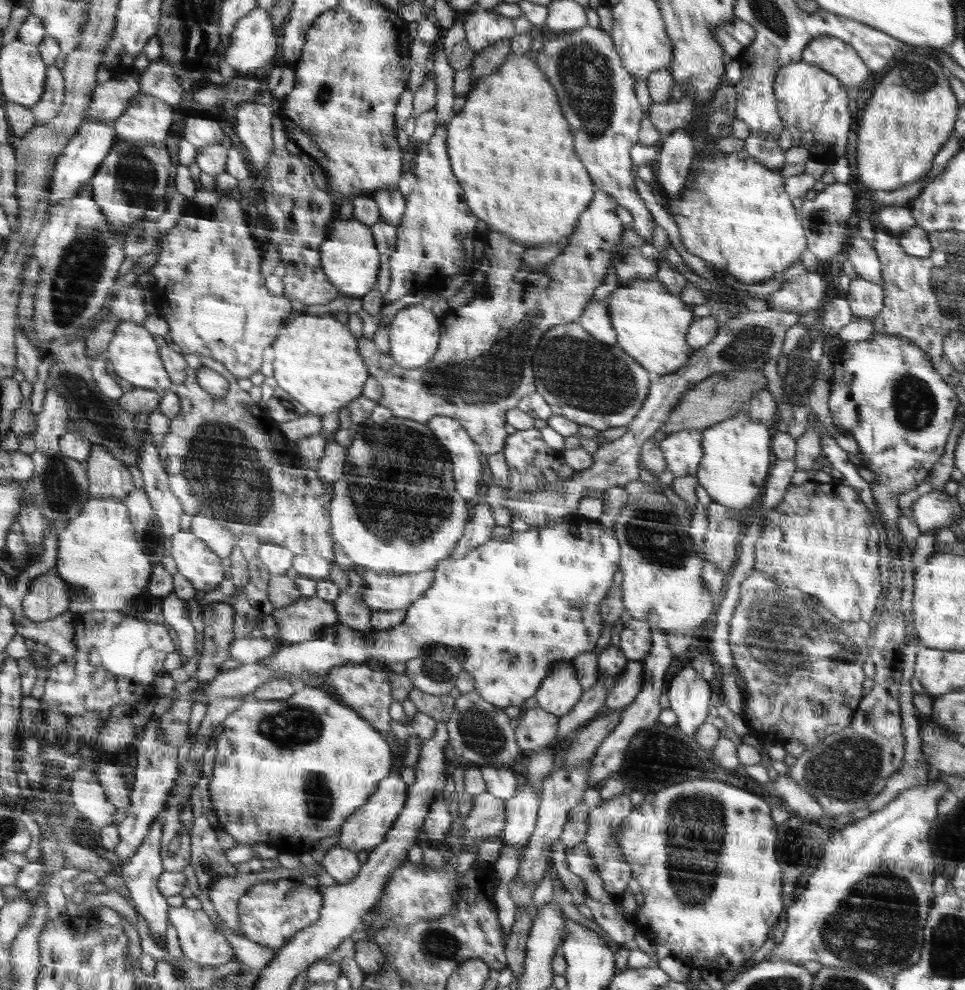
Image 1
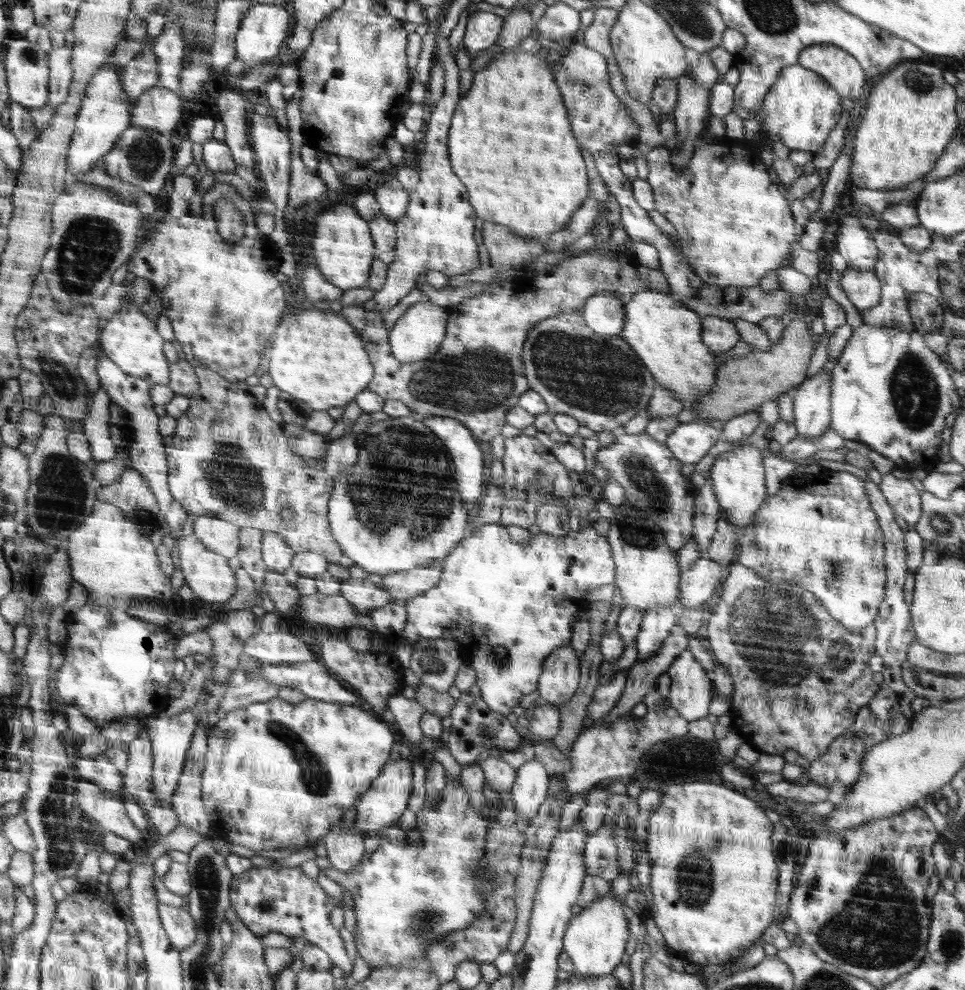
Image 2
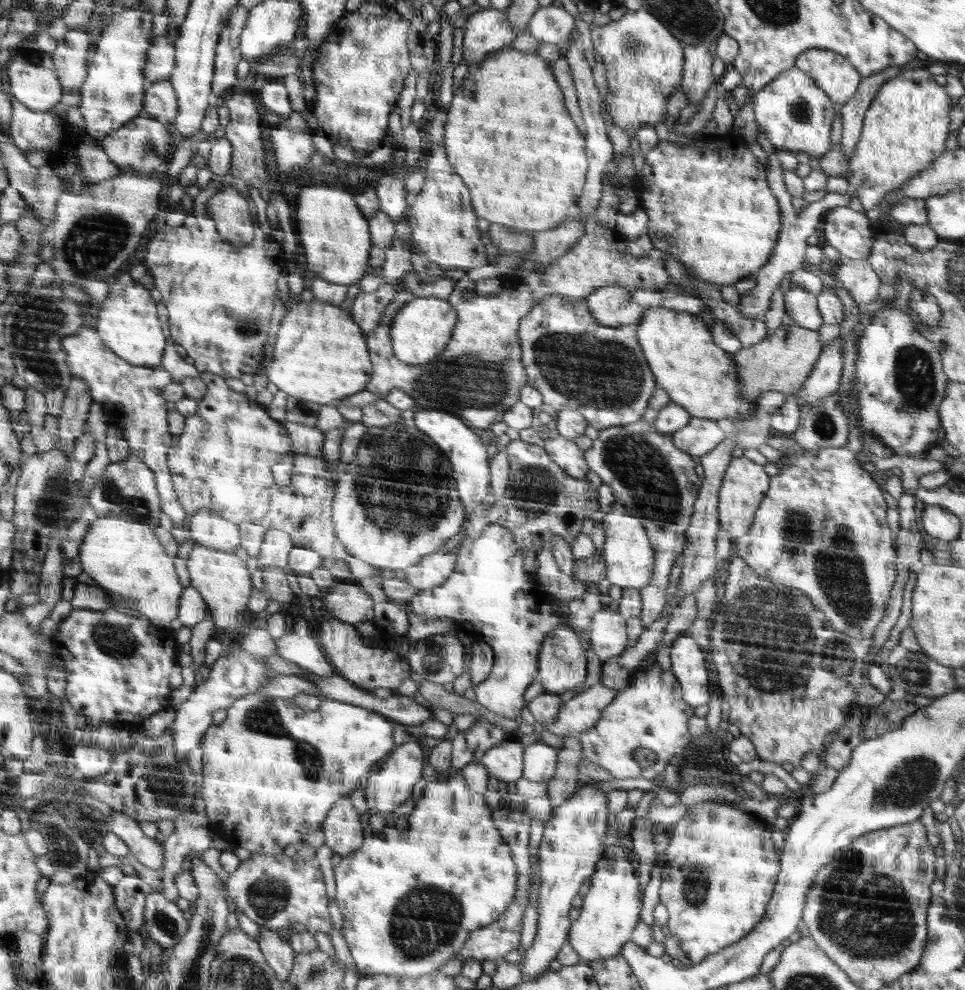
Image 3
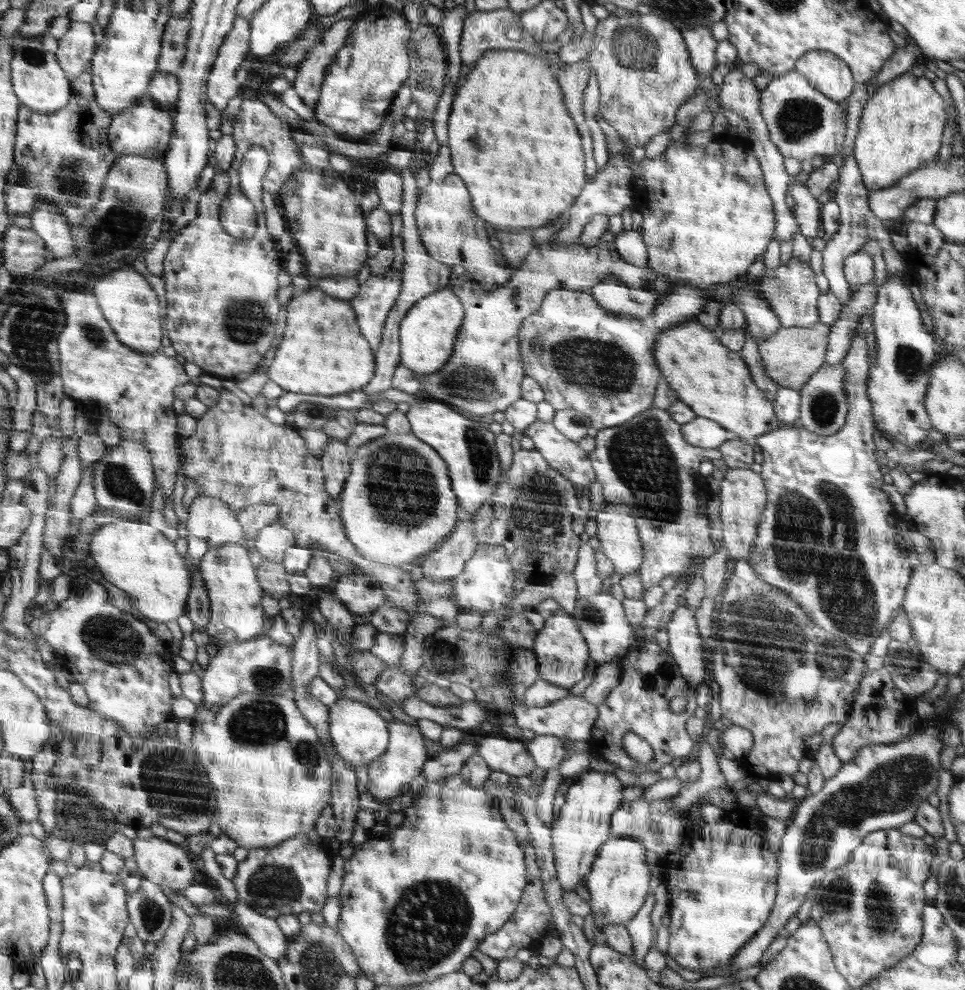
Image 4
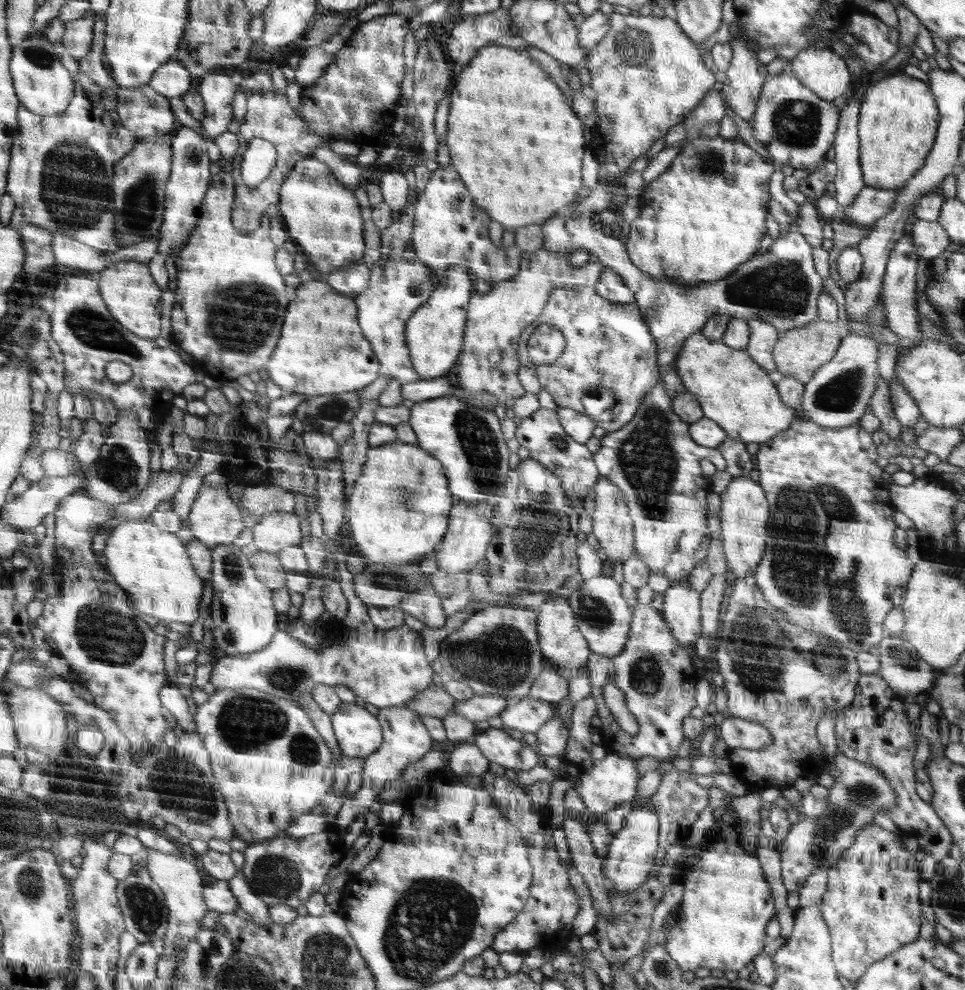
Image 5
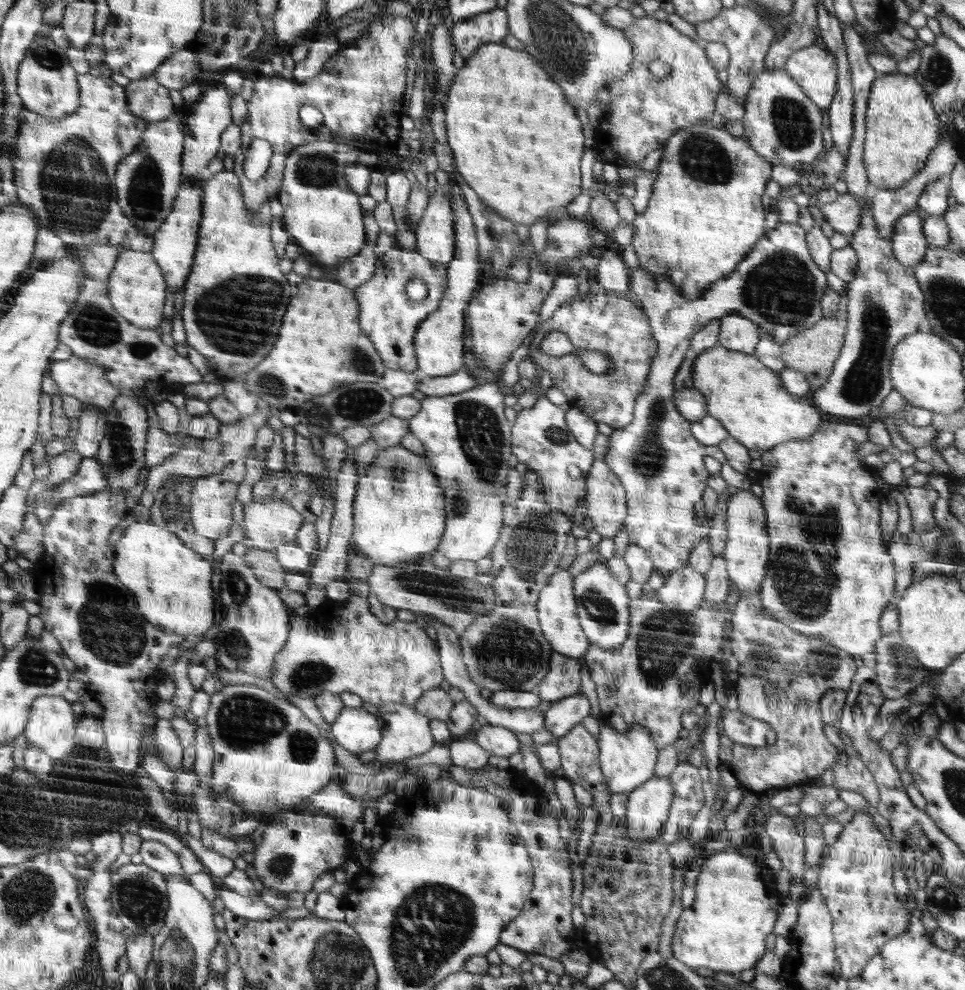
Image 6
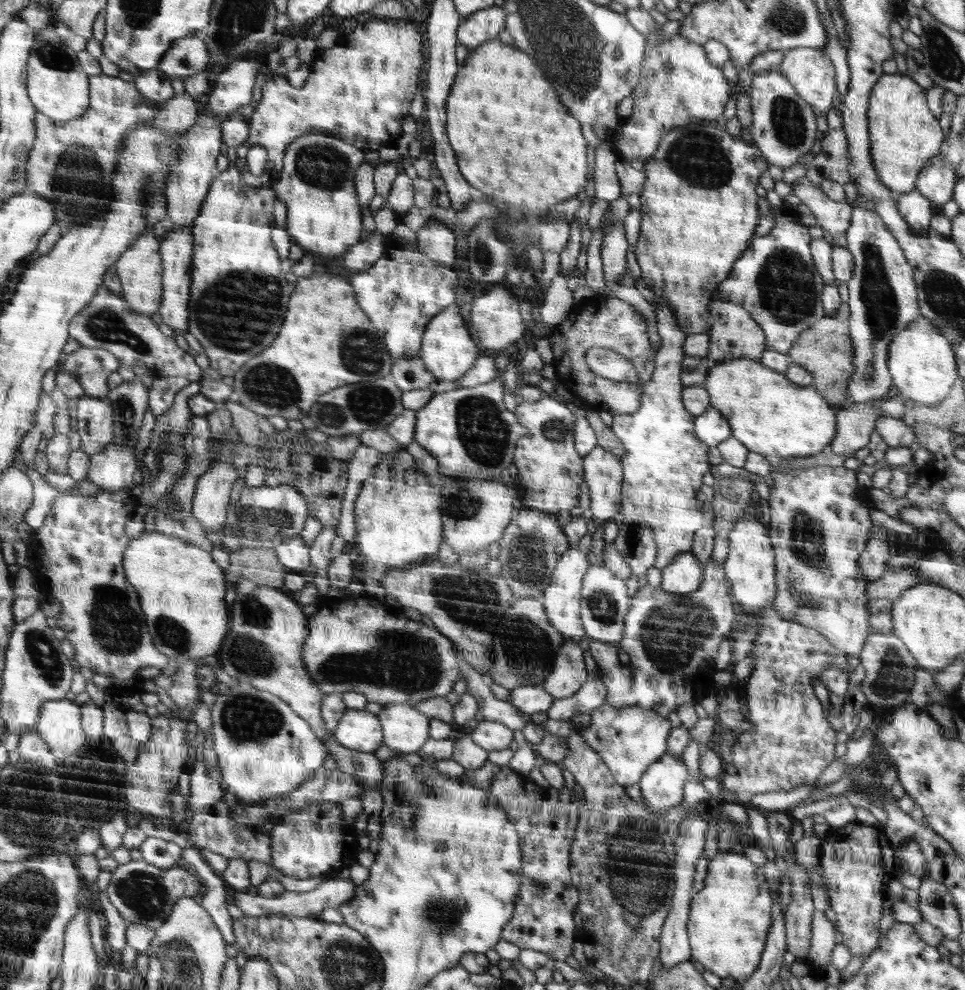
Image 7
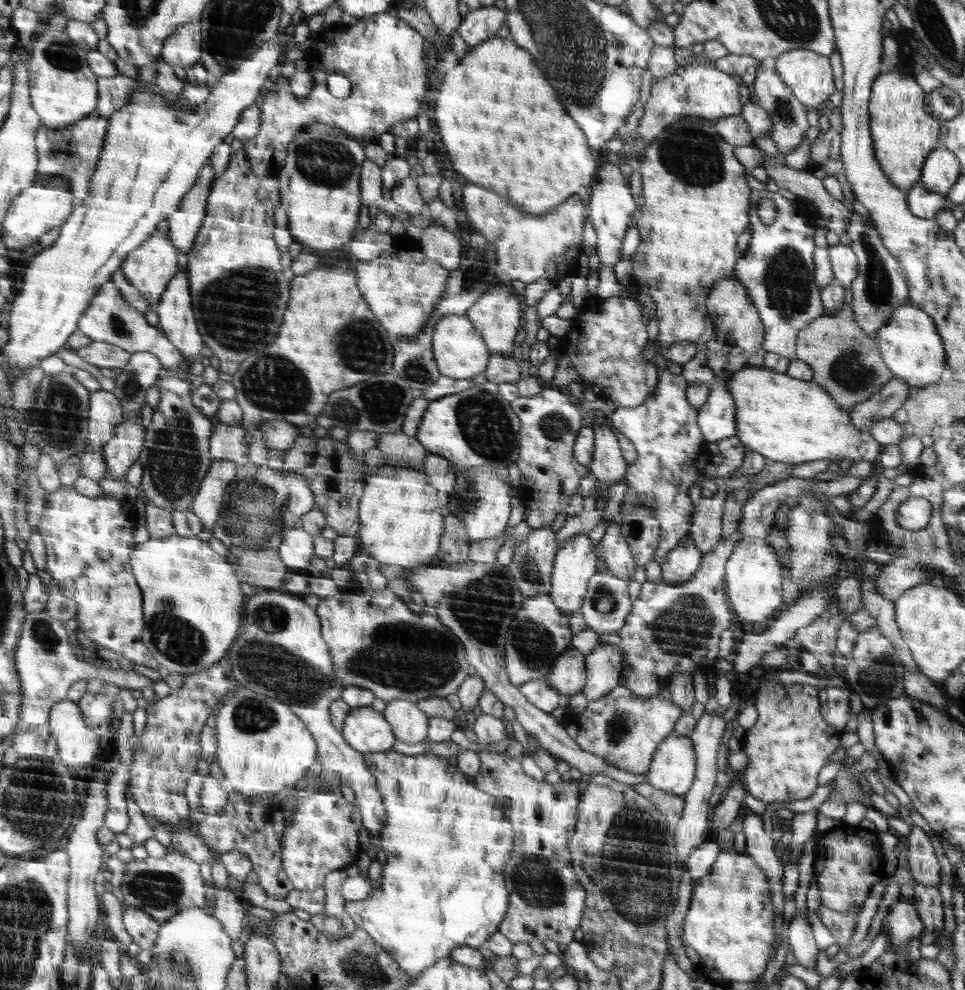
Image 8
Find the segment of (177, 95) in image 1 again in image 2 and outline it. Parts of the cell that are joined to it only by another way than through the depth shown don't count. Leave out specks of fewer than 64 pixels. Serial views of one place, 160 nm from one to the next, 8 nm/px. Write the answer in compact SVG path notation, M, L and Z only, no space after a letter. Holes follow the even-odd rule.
M166 21L162 34L153 39L151 49L156 54L159 77L157 86L179 95L179 76L185 58L183 28L178 21Z

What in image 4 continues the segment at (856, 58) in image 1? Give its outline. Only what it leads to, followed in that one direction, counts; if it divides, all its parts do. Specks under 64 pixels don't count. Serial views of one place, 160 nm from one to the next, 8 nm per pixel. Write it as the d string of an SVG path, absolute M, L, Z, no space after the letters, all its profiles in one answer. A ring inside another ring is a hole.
M808 51L806 55L795 63L795 70L803 73L810 83L832 100L846 102L856 86L851 67L835 53L830 51Z

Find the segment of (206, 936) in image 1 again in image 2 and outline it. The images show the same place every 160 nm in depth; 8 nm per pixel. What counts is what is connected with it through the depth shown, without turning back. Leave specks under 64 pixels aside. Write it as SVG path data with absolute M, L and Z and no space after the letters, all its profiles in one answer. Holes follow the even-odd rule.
M164 903L159 904L159 912L163 927L177 949L186 948L194 944L198 938L198 923L191 912L183 908L174 908Z

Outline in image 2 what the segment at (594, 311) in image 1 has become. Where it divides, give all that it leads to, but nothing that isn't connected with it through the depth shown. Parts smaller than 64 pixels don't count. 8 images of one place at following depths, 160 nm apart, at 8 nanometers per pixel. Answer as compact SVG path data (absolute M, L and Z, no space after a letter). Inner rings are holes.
M602 292L588 299L580 313L594 332L605 337L616 336L624 328L625 303L626 298Z

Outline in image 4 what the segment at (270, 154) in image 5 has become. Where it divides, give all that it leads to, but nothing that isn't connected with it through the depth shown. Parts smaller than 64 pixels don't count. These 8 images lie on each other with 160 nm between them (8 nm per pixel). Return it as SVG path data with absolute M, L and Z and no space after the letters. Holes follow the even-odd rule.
M254 145L241 162L239 169L239 185L254 206L258 219L258 228L250 240L240 240L228 233L219 222L220 203L230 192L231 180L228 174L216 174L208 191L199 194L198 216L185 228L180 229L178 235L172 239L164 259L164 269L160 278L165 283L164 301L167 307L168 337L177 354L188 362L194 362L206 373L219 378L231 379L240 372L256 370L262 356L272 346L278 334L278 314L280 302L276 300L278 294L278 252L276 244L270 240L265 223L265 207L263 206L262 179L270 168L268 152L262 146Z

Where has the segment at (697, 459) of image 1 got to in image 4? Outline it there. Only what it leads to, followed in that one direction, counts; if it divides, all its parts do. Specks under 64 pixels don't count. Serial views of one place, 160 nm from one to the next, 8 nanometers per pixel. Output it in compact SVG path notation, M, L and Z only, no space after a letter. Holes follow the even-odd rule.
M698 416L682 426L683 436L687 439L688 444L700 448L717 449L727 441L726 431L722 425L717 424L714 420Z

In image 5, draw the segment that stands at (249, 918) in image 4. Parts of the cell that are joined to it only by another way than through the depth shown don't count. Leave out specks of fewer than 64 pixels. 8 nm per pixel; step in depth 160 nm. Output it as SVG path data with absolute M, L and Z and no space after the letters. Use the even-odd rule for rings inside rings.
M240 870L230 880L227 880L227 883L238 901L239 908L253 917L252 922L260 926L272 924L272 920L269 918L269 908L251 889L249 882L246 882L245 876Z

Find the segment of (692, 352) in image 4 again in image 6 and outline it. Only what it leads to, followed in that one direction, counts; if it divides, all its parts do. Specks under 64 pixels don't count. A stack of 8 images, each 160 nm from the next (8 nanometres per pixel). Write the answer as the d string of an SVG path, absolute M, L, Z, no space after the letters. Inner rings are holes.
M714 345L708 350L700 352L693 366L693 384L699 390L707 402L707 414L716 417L728 434L734 437L740 444L750 450L756 450L760 454L768 452L771 448L778 447L783 442L810 438L819 431L820 424L825 422L824 414L816 408L809 396L794 396L784 388L779 373L768 368L759 357L736 351L723 346Z

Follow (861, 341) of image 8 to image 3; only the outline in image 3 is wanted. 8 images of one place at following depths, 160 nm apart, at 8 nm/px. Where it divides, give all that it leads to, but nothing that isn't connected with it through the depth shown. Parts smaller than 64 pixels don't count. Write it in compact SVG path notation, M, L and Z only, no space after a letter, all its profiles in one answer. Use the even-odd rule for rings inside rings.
M794 323L778 326L773 334L767 335L758 344L742 347L733 355L741 395L748 401L756 402L766 391L778 391L786 396L794 395L807 382L808 375L814 370L822 352L818 331L802 328Z

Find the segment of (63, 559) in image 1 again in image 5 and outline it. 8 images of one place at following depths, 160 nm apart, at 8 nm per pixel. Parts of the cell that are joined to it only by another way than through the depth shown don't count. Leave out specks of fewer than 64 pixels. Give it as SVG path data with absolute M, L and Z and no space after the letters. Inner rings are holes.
M149 518L126 521L113 528L102 554L106 557L107 570L111 577L116 580L116 584L120 584L132 595L137 611L144 613L145 616L148 614L154 616L162 624L166 622L167 629L170 622L192 625L198 618L198 604L202 598L202 578L191 563L186 545L174 533L164 531Z

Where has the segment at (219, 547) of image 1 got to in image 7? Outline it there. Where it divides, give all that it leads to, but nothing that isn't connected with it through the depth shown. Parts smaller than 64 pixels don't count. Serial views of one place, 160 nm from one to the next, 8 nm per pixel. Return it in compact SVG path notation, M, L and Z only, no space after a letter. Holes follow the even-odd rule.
M220 460L197 478L191 516L207 533L218 533L226 520L226 504L230 490L238 480L236 468L229 460Z

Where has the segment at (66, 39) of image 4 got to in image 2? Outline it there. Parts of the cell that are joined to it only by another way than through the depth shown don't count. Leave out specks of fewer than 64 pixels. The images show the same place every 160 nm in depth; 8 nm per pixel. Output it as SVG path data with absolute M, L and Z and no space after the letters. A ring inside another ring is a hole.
M65 44L51 49L51 86L47 106L57 107L69 95L69 86L73 83L72 49Z

